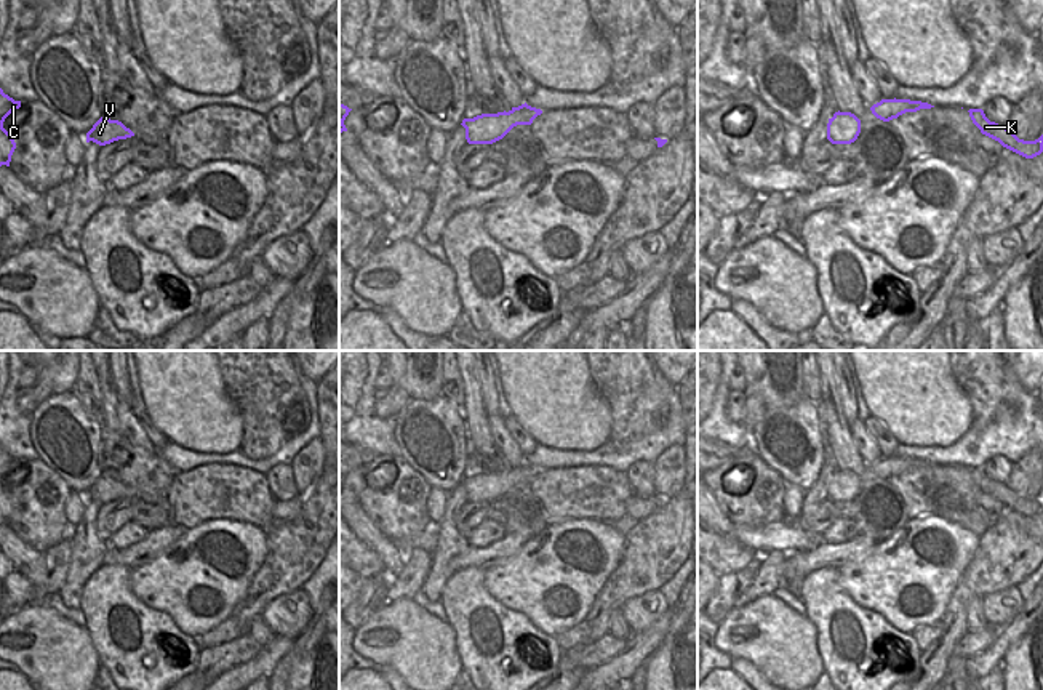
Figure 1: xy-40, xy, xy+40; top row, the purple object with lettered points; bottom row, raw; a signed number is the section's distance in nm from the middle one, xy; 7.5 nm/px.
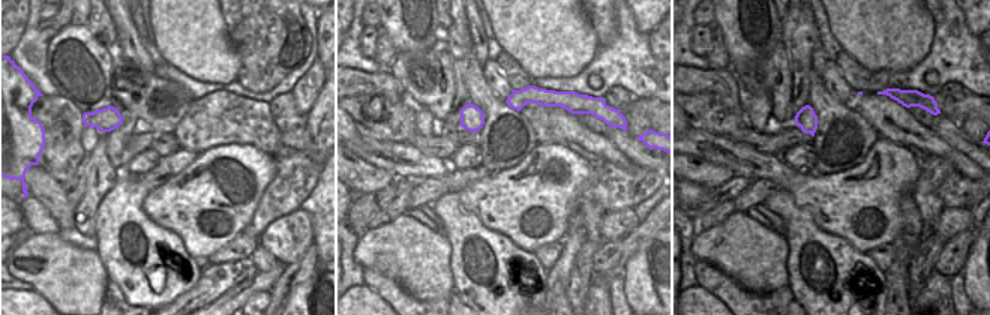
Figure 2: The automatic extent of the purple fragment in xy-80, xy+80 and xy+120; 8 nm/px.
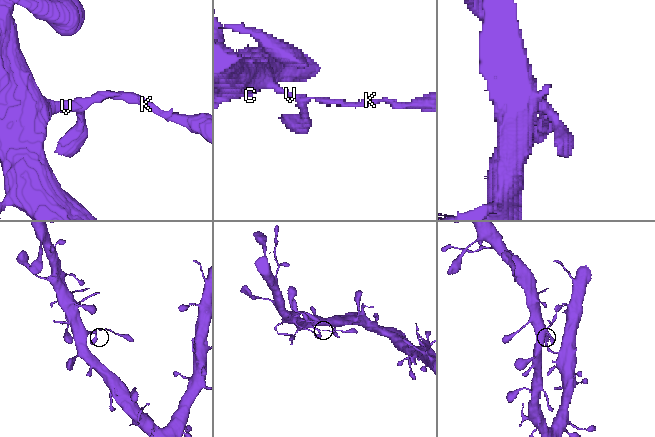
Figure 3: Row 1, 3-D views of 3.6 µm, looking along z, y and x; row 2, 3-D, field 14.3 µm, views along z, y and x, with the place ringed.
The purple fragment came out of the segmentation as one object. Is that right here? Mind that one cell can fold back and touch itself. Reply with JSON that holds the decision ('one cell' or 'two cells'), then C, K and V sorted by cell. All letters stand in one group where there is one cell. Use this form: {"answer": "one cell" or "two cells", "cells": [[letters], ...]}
{"answer": "one cell", "cells": [["C", "K", "V"]]}

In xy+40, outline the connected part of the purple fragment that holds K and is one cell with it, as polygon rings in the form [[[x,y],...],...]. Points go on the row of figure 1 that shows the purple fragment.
[[[969,109],[973,123],[981,130],[982,134],[998,141],[1003,147],[1025,157],[1033,158],[1043,152],[1043,134],[1035,141],[1019,139],[1005,125],[990,122],[982,109]]]

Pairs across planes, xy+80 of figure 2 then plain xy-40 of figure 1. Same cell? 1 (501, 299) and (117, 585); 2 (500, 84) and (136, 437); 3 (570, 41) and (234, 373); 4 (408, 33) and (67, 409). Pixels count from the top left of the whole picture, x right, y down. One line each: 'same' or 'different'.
1: same
2: same
3: different
4: different

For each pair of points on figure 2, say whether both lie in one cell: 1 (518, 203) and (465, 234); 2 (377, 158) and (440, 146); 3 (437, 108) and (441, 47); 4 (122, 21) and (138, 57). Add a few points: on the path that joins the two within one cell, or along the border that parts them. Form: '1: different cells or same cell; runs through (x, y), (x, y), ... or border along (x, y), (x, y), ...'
1: different cells; border along (458, 198), (486, 227), (504, 234), (512, 242)
2: different cells; border along (408, 143), (426, 155), (446, 161)
3: same cell; runs through (443, 93), (447, 78), (441, 62)
4: same cell; runs through (126, 30), (132, 48)

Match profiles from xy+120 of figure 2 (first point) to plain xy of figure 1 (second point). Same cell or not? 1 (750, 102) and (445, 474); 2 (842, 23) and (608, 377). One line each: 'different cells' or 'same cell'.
1: different cells
2: different cells

